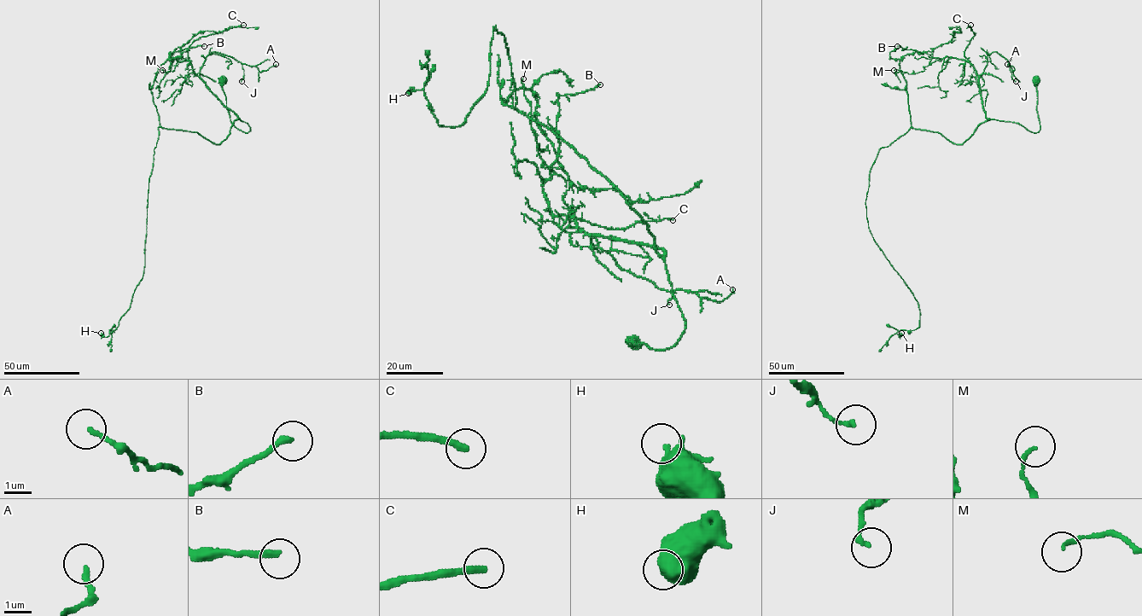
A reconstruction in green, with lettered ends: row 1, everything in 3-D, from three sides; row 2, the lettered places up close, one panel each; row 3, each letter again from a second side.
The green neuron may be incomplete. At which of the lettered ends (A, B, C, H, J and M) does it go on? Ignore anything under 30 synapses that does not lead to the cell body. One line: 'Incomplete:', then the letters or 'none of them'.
Incomplete: C

